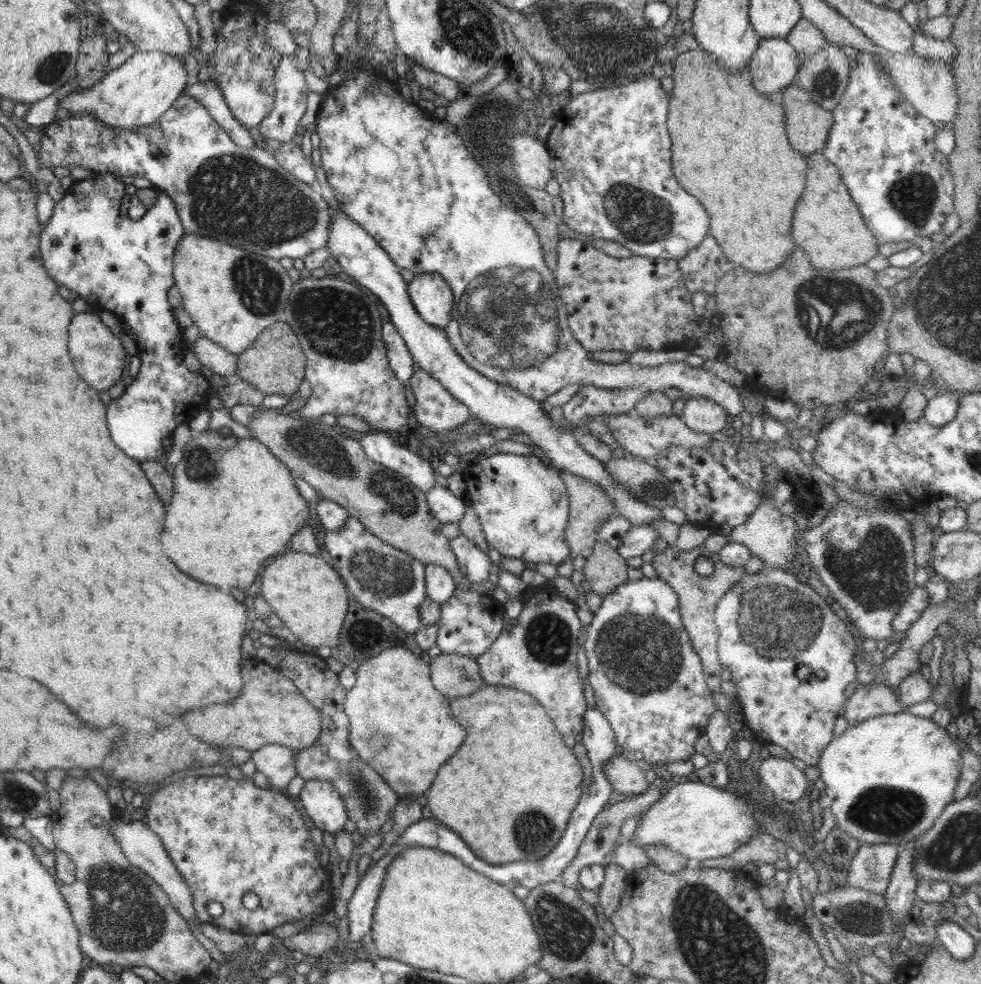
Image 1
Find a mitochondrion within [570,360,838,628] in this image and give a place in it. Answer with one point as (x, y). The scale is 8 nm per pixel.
(805, 574)

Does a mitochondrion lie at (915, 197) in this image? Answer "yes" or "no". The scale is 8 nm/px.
yes

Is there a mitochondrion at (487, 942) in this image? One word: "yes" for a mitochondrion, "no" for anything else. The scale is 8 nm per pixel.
no

